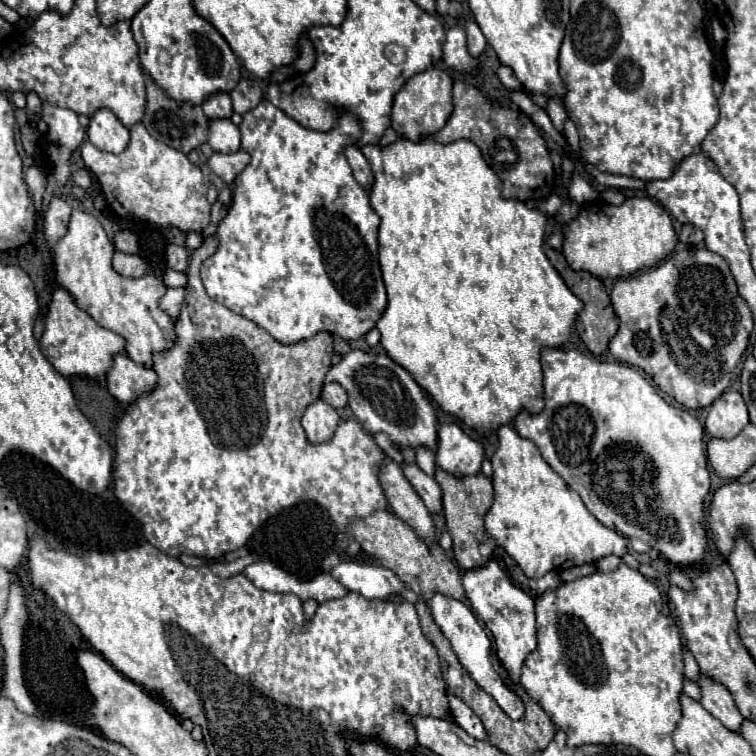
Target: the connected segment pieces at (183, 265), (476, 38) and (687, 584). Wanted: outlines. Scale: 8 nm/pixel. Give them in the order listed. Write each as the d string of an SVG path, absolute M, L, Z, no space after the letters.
M170 244L166 248L166 262L172 270L176 272L186 272L188 268L188 260L190 260L190 254L184 246L178 246L178 244Z
M466 22L464 28L466 28L466 34L468 34L468 50L470 50L470 54L480 56L484 52L484 46L486 46L486 38L484 38L482 30L478 28L476 22Z
M674 570L674 572L670 574L670 582L676 584L676 586L680 586L680 588L684 588L684 590L694 590L692 580L686 576L684 570Z

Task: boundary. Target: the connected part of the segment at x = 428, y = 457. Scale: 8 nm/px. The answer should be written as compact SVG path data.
M418 448L416 450L416 466L420 470L424 470L428 476L434 474L434 468L436 468L436 460L434 460L434 452L428 450L428 448Z

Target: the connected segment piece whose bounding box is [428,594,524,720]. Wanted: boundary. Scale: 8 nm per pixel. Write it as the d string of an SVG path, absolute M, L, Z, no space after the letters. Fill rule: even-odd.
M436 594L430 602L430 612L432 612L432 618L434 622L442 628L444 636L450 640L460 664L464 666L464 670L478 682L478 686L482 686L496 702L498 706L512 718L512 720L518 720L522 718L524 714L524 704L520 700L520 696L508 688L508 684L502 680L502 676L496 672L494 668L494 656L492 656L492 642L486 634L486 630L480 626L480 622L476 620L476 616L472 614L472 610L460 602L460 600L454 600L454 598L448 598L448 596L442 596L442 594Z

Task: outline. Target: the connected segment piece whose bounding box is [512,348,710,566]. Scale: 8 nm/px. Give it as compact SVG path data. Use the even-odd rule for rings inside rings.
M542 348L540 362L544 372L544 408L538 414L522 408L512 420L512 428L522 438L532 440L552 470L582 496L598 522L608 528L614 526L638 554L656 548L676 566L702 564L708 552L708 536L702 524L704 502L710 492L702 424L684 408L670 406L636 368L622 362L598 360L576 348ZM612 478L630 478L628 490L614 500Z

